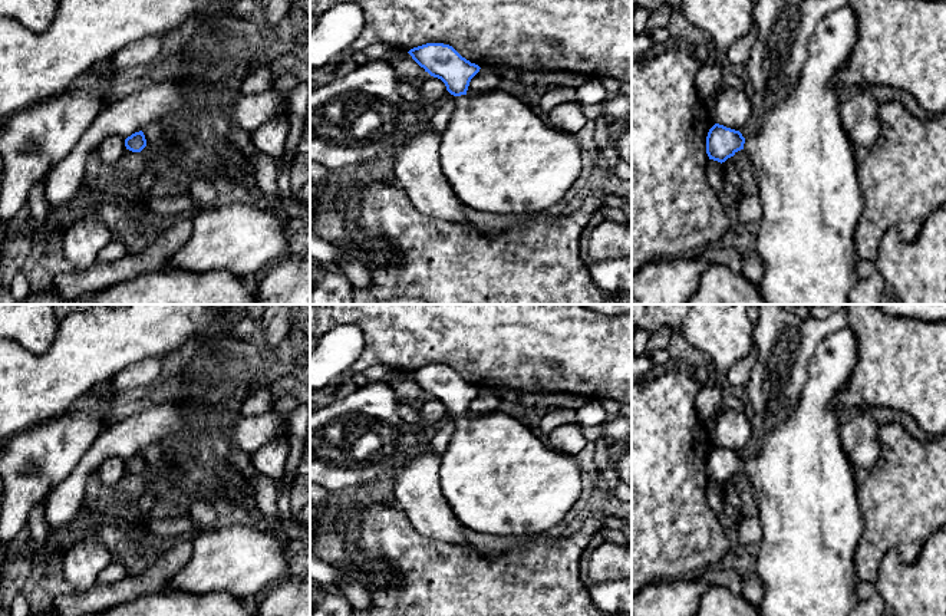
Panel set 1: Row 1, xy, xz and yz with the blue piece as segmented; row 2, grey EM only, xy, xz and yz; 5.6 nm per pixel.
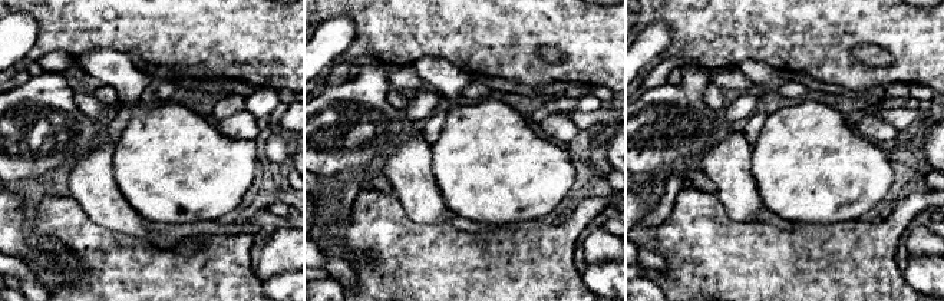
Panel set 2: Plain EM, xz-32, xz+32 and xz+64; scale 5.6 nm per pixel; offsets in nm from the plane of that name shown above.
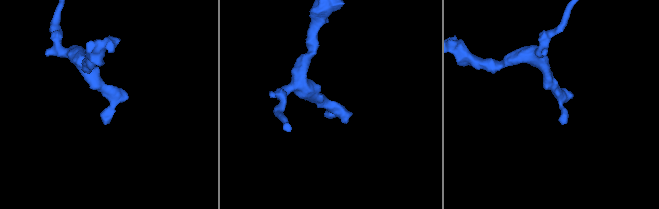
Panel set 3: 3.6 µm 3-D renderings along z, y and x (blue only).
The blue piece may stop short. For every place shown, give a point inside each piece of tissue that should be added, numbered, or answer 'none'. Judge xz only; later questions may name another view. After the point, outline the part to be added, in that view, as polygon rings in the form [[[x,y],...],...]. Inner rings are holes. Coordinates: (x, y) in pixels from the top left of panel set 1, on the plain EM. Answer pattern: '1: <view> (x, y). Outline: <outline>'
1: xz (498, 478). Outline: [[[504,412],[455,418],[455,432],[441,455],[439,484],[456,520],[492,536],[537,536],[557,526],[580,498],[583,482],[576,454],[557,451]]]

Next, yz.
1: yz (804, 486). Outline: [[[848,326],[827,336],[808,363],[807,382],[790,418],[767,429],[761,451],[745,459],[744,472],[752,485],[762,528],[755,559],[764,587],[759,606],[762,616],[851,616],[860,602],[854,554],[864,531],[864,518],[857,500],[856,470],[841,447],[841,422],[833,403],[857,365],[857,353],[857,337]]]

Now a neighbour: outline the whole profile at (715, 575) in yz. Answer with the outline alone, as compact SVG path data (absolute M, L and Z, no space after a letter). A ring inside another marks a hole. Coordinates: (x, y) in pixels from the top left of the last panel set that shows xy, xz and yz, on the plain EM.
M711 566L702 573L692 574L690 577L703 580L709 584L723 586L734 594L742 594L744 579L735 570Z

